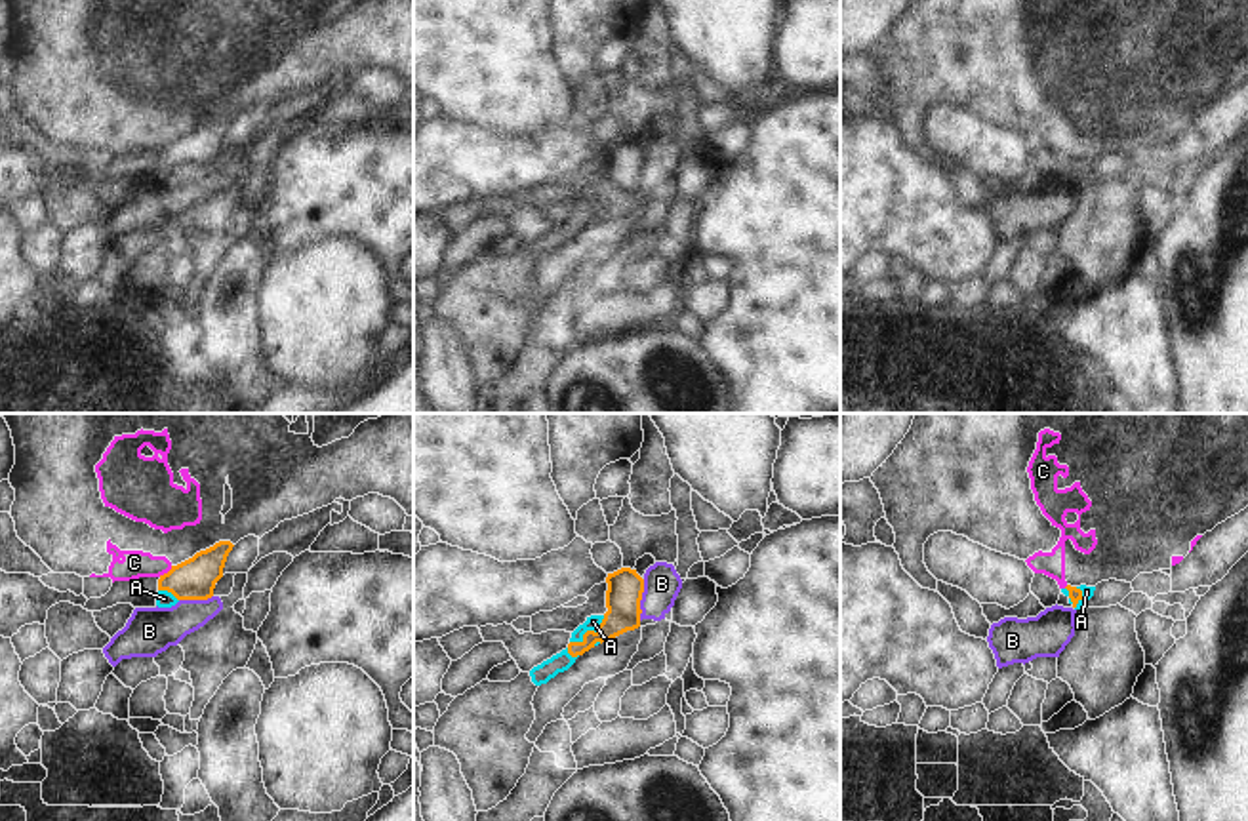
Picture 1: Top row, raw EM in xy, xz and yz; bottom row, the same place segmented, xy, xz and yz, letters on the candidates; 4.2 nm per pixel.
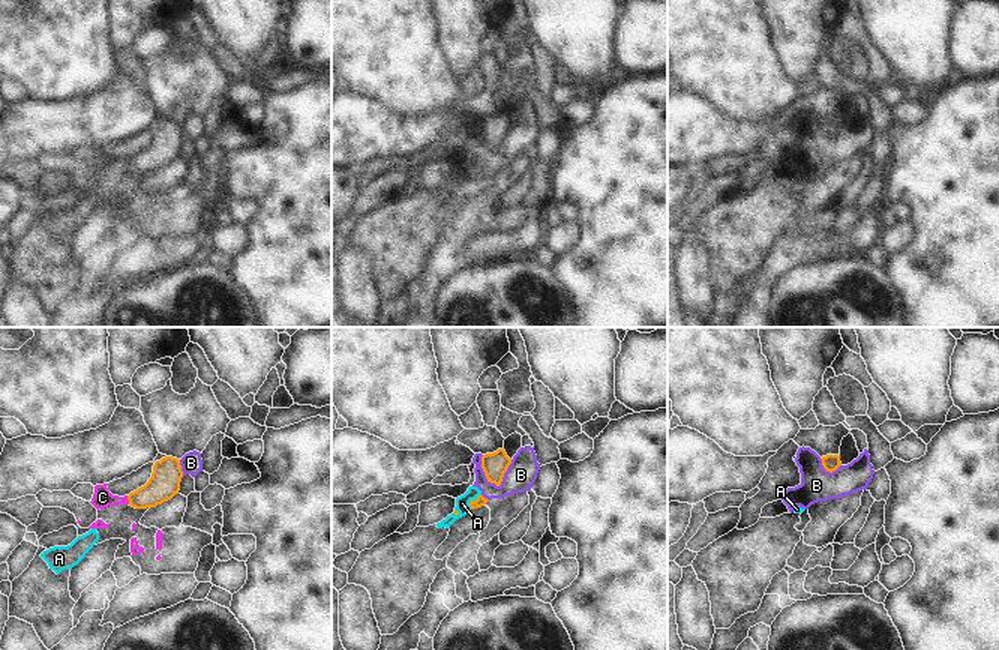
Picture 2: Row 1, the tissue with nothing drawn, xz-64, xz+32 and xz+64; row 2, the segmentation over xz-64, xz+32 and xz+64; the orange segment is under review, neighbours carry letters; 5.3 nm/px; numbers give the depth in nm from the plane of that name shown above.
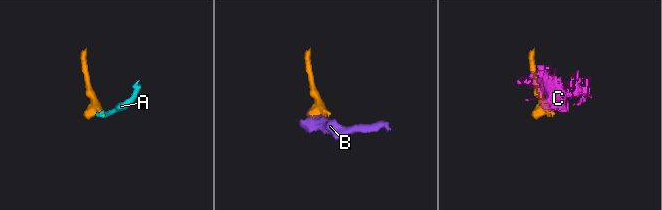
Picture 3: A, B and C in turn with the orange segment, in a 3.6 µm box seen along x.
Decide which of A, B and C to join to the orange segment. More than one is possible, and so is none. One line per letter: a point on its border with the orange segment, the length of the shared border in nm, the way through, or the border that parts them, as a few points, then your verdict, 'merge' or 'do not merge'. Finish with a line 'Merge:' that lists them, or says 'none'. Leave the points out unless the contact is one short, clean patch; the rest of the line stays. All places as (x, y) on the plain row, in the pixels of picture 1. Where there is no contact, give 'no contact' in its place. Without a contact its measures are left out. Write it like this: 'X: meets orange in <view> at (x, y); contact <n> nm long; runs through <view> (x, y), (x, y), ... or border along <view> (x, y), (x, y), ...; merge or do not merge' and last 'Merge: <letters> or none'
A: meets orange in xz at (589, 204); contact 190 nm long; runs through xz (625, 160), (624, 178), (589, 204), (593, 195); merge
B: meets orange in xz at (641, 172); contact 180 nm long; border along xz (644, 153), (639, 193); do not merge
C: meets orange in xy at (164, 147); contact 80 nm long; border along xy (172, 140), (159, 149); do not merge
Merge: A

